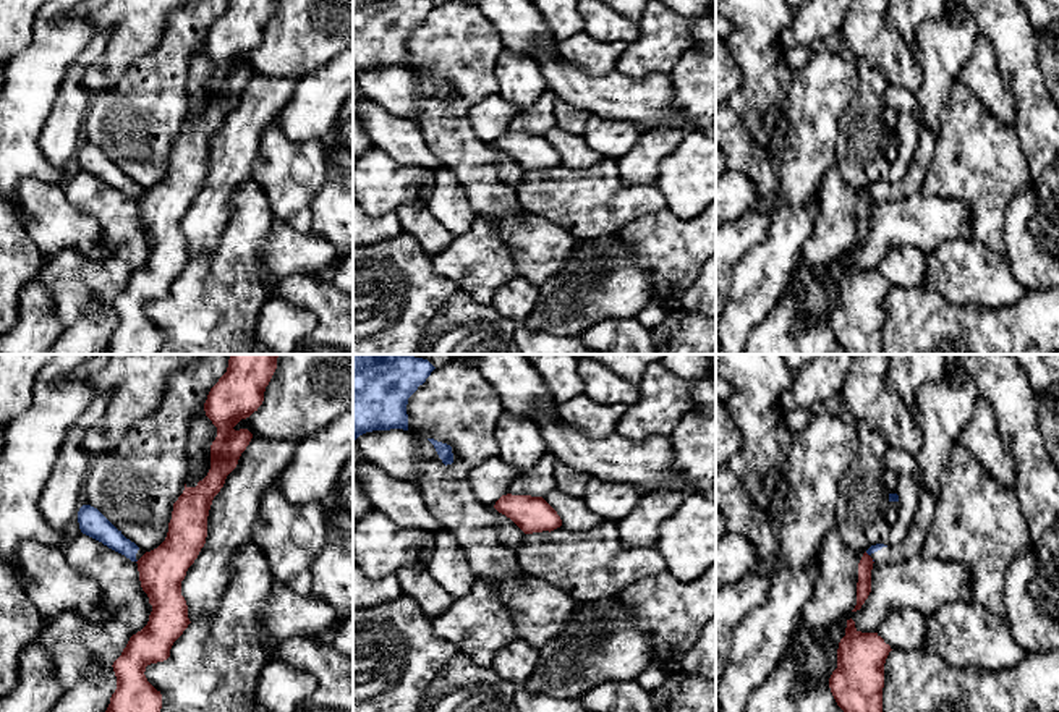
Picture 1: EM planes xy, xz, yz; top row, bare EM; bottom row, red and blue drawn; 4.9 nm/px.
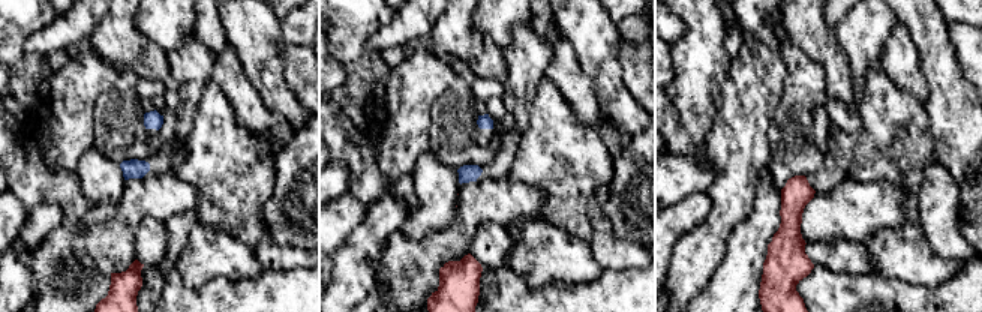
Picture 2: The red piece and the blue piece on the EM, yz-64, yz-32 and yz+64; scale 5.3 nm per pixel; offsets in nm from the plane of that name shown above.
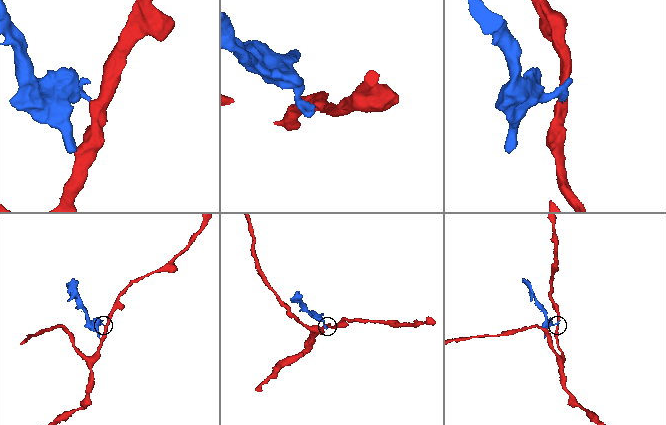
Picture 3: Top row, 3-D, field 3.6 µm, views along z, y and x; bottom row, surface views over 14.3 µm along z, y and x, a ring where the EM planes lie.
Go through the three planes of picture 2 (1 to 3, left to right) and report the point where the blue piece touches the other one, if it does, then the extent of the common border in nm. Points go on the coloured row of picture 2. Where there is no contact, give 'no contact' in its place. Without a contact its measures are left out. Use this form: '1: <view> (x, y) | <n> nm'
1: no contact
2: no contact
3: no contact

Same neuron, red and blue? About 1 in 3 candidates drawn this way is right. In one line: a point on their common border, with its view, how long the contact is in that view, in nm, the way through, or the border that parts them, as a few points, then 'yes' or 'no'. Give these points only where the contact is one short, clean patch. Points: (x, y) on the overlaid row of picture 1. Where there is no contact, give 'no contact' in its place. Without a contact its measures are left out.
yz (867, 554) | 30 nm | along yz (865, 552), (868, 555) | no

